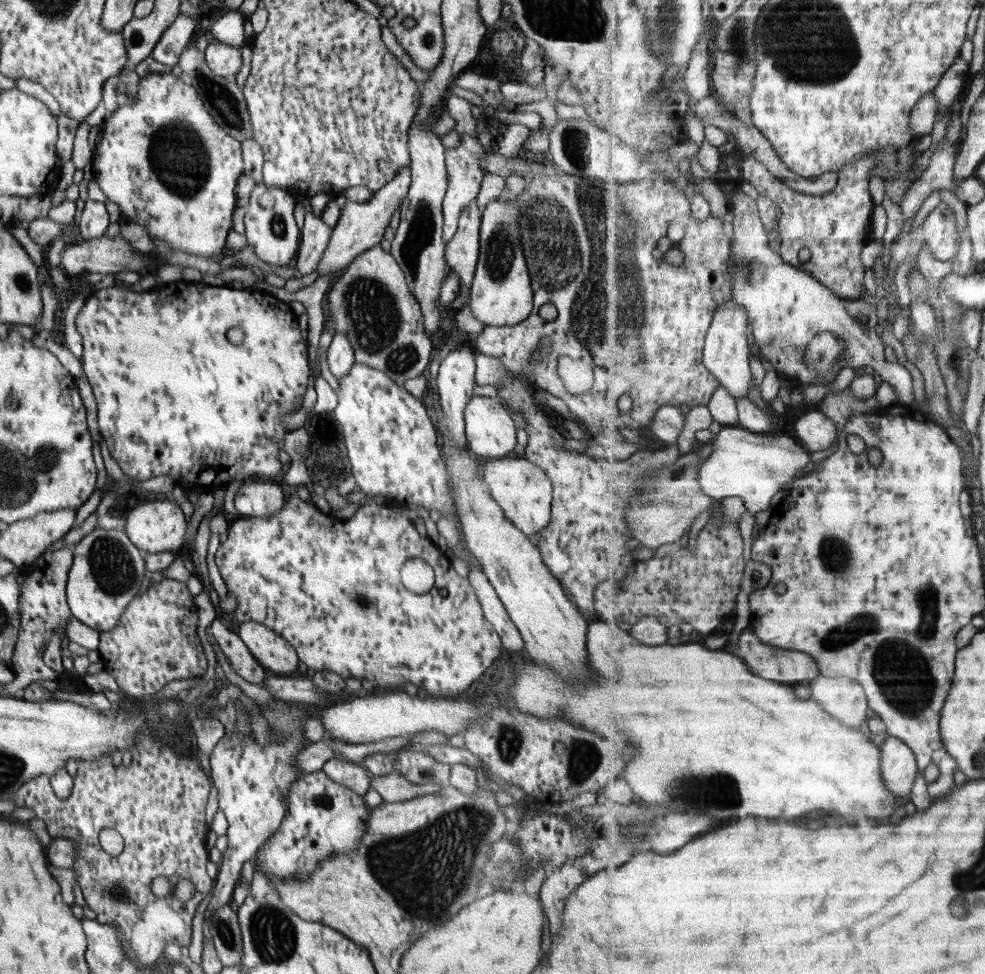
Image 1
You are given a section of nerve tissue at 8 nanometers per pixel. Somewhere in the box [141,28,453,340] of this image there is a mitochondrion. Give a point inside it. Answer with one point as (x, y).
(177, 156)

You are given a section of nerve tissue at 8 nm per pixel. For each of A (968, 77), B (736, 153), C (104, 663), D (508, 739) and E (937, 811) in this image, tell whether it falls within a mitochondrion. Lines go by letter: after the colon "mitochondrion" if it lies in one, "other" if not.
A: other
B: other
C: other
D: mitochondrion
E: other

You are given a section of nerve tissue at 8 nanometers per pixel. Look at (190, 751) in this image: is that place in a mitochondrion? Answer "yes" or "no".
no

